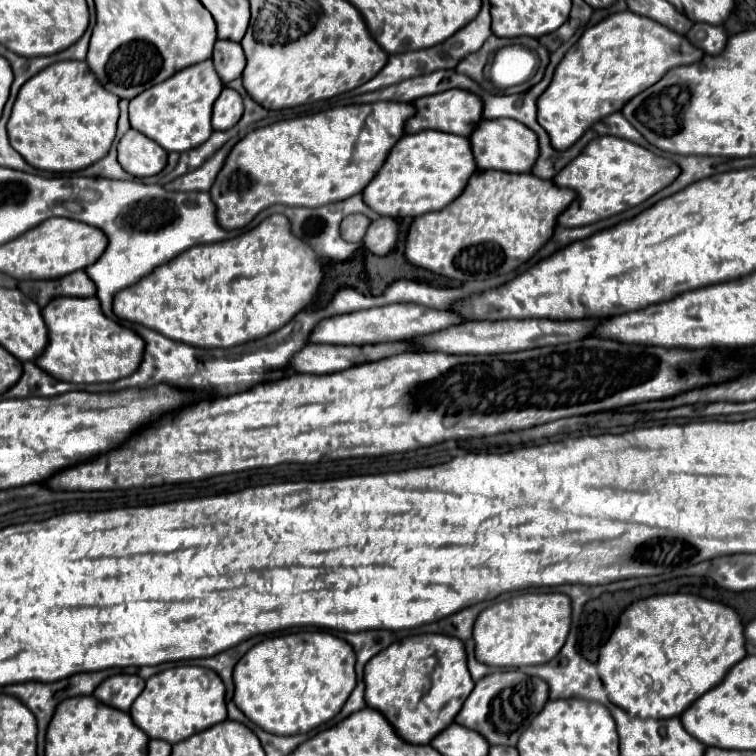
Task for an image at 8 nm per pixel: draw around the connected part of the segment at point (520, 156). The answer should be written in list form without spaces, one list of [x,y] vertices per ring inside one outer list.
[[[491,119],[477,125],[477,131],[469,137],[471,149],[477,161],[479,169],[497,169],[497,171],[509,171],[509,173],[527,173],[533,169],[537,157],[539,157],[539,141],[537,135],[525,127],[519,121],[513,119]]]

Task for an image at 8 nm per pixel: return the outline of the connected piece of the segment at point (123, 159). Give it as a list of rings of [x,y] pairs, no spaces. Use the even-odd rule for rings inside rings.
[[[129,129],[117,145],[117,159],[127,173],[147,177],[157,175],[167,165],[167,151],[143,133]]]

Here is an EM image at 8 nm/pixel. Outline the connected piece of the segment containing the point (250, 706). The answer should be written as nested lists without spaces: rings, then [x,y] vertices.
[[[323,631],[269,637],[249,649],[233,671],[235,705],[259,727],[275,735],[309,733],[333,719],[355,689],[355,651]]]

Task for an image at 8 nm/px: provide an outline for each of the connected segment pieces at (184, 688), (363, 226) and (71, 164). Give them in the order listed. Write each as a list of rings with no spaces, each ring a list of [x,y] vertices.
[[[183,665],[165,669],[147,679],[143,695],[135,699],[129,713],[135,725],[141,727],[151,739],[163,739],[173,745],[227,719],[225,685],[215,671],[205,667]]]
[[[347,215],[341,223],[341,235],[351,243],[359,243],[365,237],[369,225],[371,221],[365,215]]]
[[[59,61],[39,71],[21,87],[13,103],[13,111],[7,123],[7,133],[15,151],[19,151],[19,155],[23,155],[23,159],[27,159],[31,167],[51,173],[65,173],[65,171],[79,171],[83,167],[89,167],[91,163],[107,155],[115,139],[117,119],[119,119],[119,97],[101,87],[101,83],[95,79],[87,63]]]

